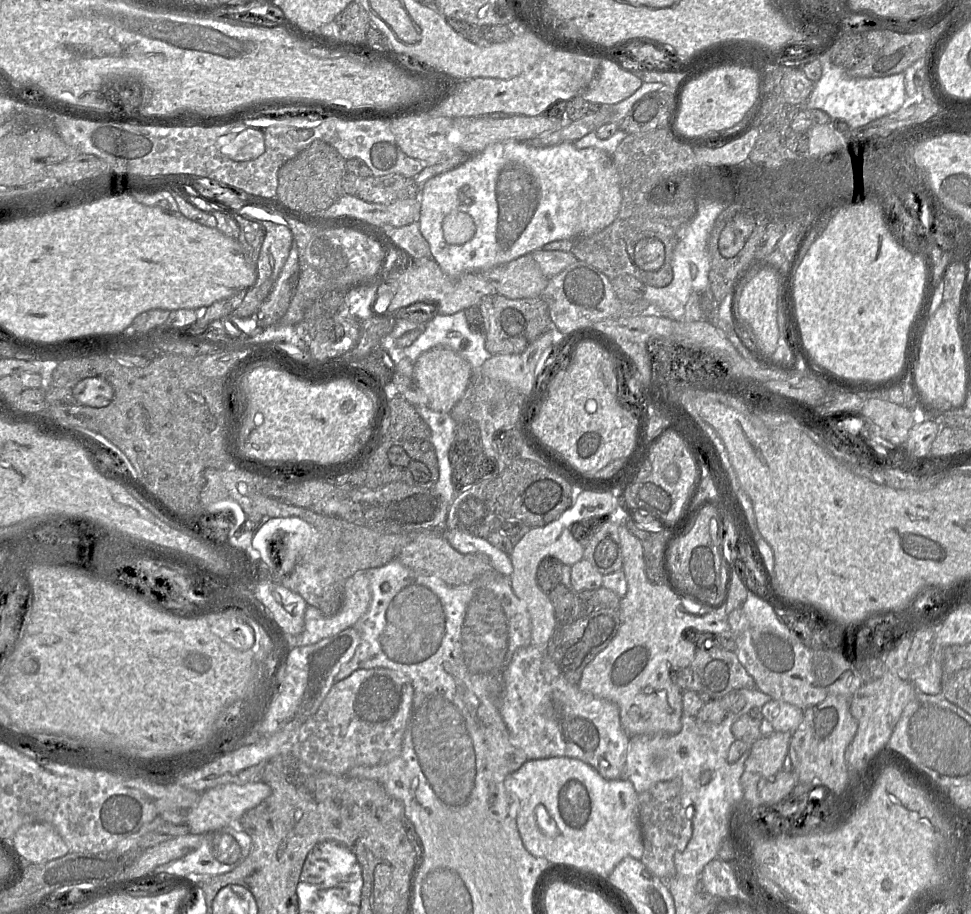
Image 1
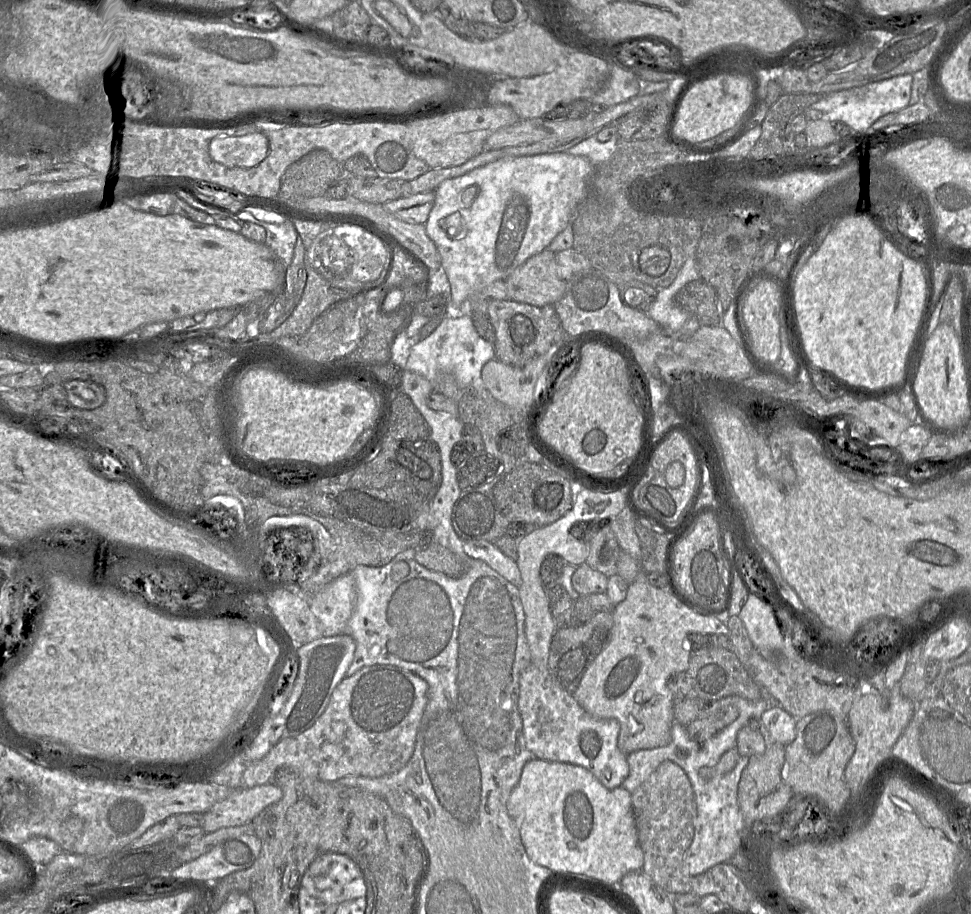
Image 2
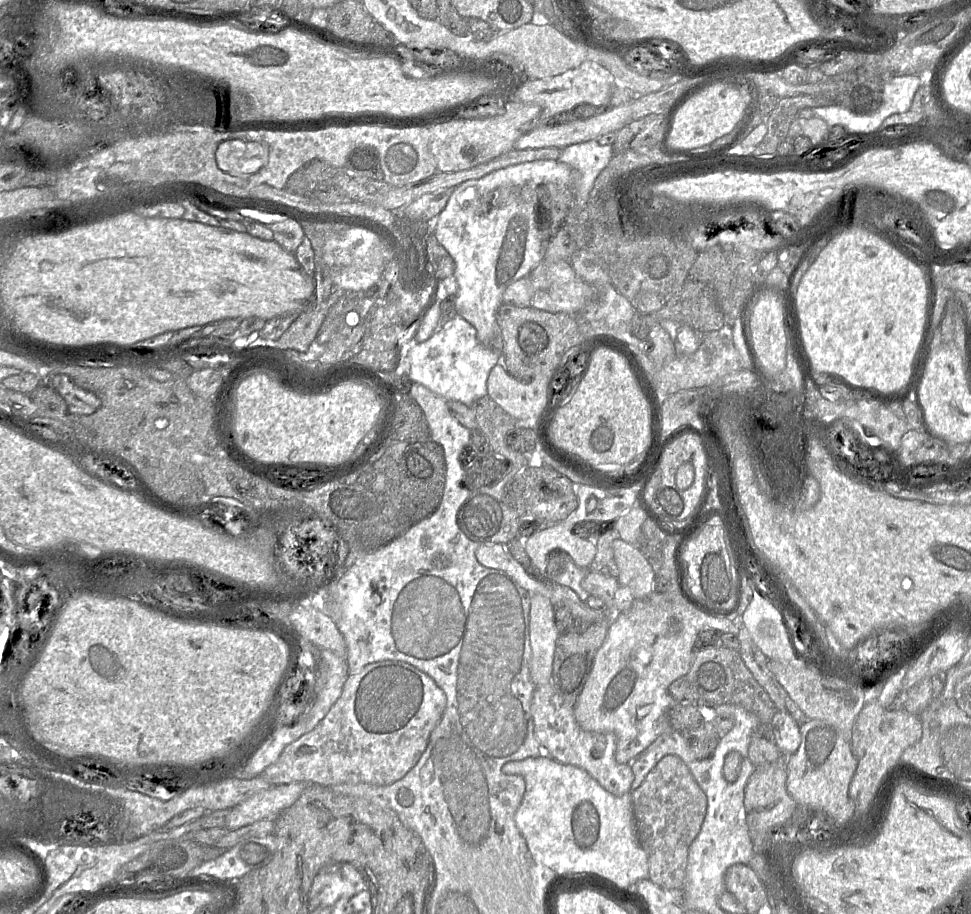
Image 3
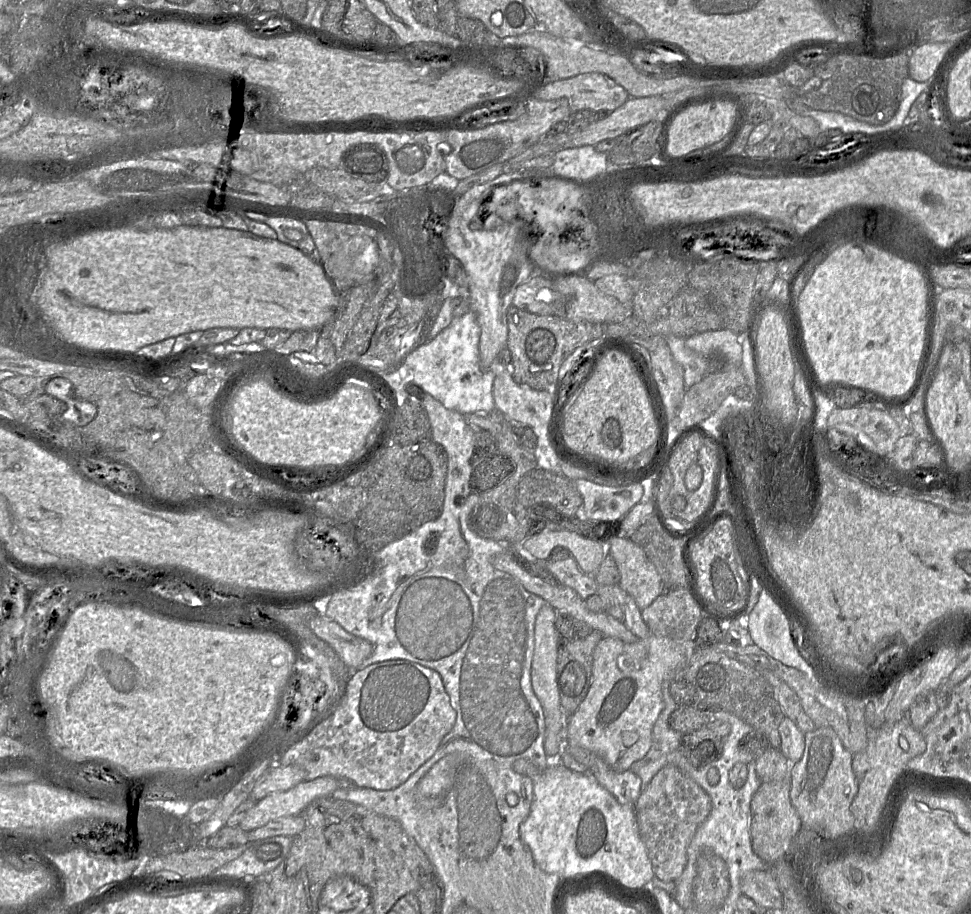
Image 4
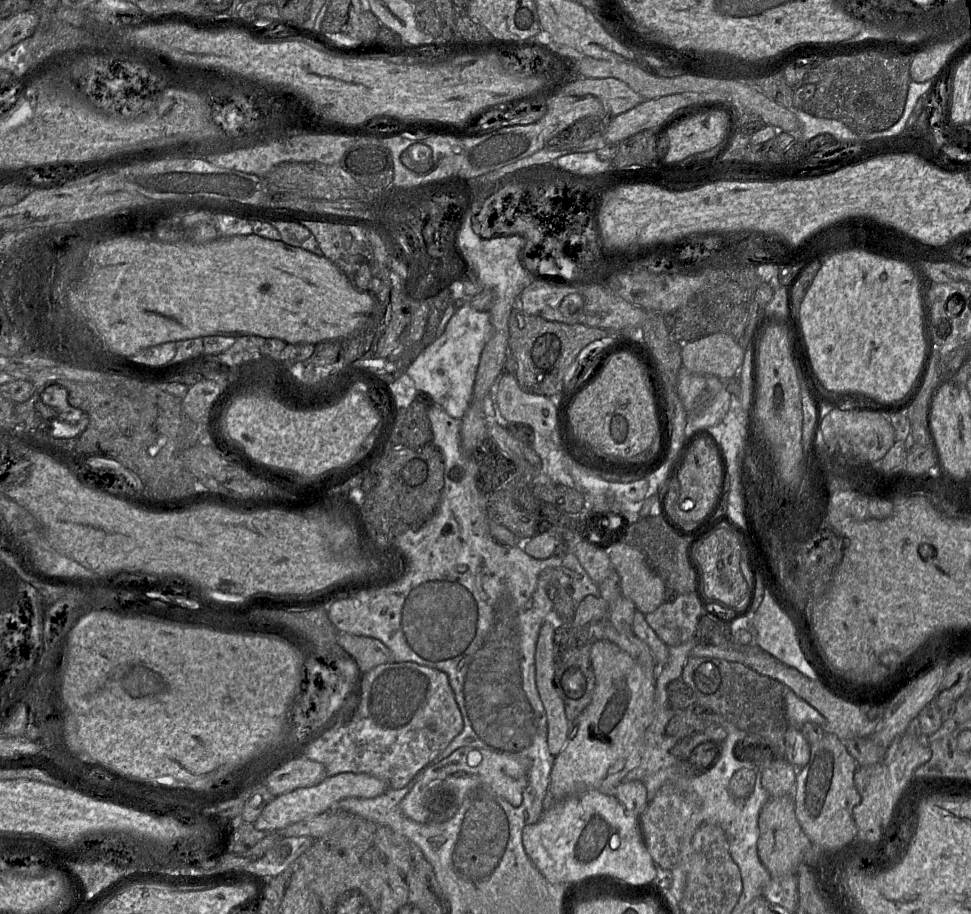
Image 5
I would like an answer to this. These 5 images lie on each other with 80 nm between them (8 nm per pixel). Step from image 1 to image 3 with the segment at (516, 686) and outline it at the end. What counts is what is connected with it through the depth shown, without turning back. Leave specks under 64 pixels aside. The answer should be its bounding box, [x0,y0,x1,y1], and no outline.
[531,686,633,796]

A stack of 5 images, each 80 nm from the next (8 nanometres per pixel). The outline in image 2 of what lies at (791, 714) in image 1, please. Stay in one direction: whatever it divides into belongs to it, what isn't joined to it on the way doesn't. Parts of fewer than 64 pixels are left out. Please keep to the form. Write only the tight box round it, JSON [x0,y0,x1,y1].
[761,705,797,745]

